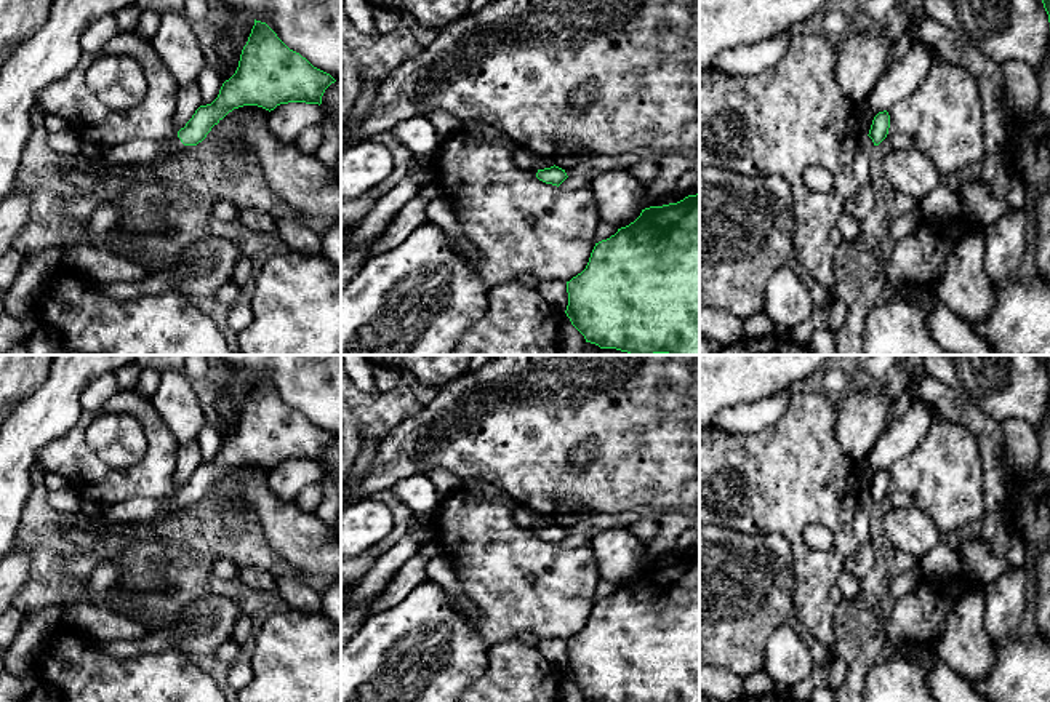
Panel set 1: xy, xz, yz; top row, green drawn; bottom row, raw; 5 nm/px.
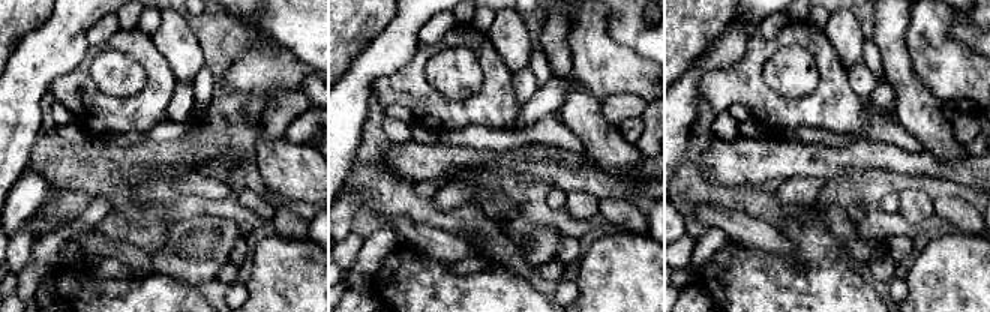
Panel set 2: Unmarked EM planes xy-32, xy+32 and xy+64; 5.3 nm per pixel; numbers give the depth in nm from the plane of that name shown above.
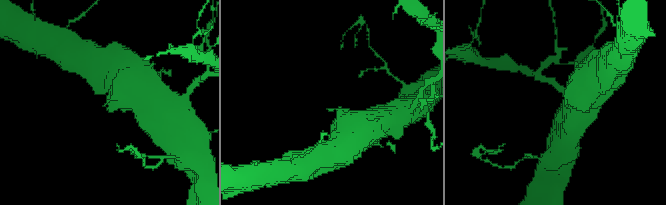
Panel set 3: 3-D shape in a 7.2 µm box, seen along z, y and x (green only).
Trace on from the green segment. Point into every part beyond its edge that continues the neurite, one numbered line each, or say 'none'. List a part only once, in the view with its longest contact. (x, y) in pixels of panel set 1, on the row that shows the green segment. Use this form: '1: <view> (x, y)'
1: xy (172, 143)

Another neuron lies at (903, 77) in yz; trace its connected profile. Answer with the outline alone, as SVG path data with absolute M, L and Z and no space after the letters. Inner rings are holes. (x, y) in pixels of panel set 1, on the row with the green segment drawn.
M912 40L904 58L888 69L868 96L866 114L860 120L861 133L869 134L879 112L911 96L935 64L938 61L932 48Z

